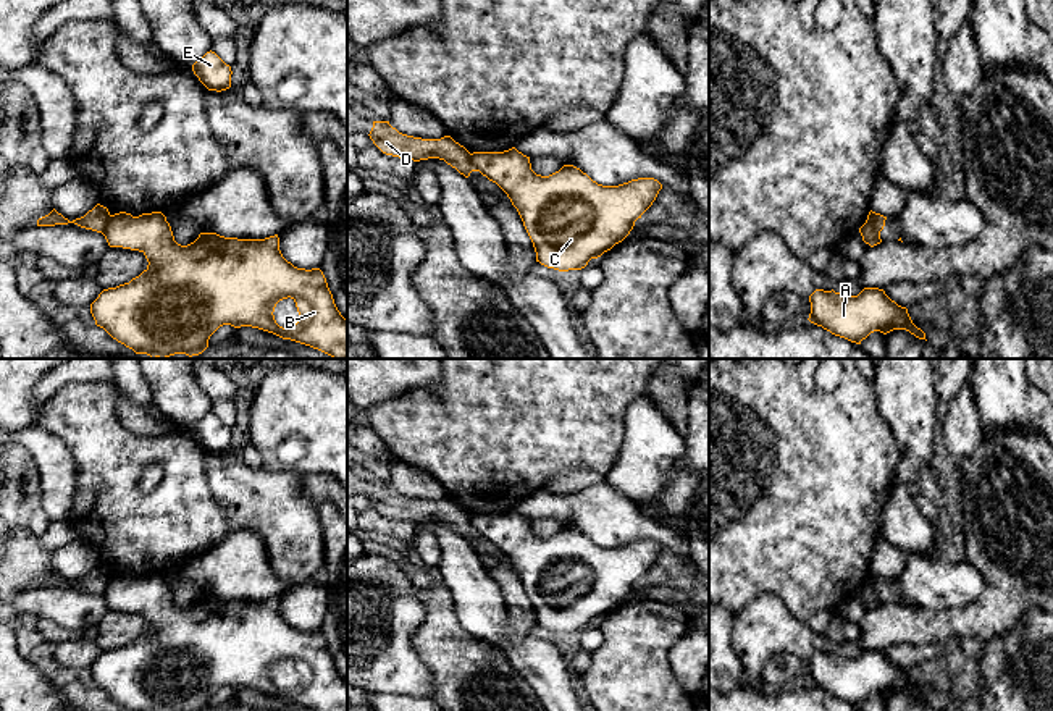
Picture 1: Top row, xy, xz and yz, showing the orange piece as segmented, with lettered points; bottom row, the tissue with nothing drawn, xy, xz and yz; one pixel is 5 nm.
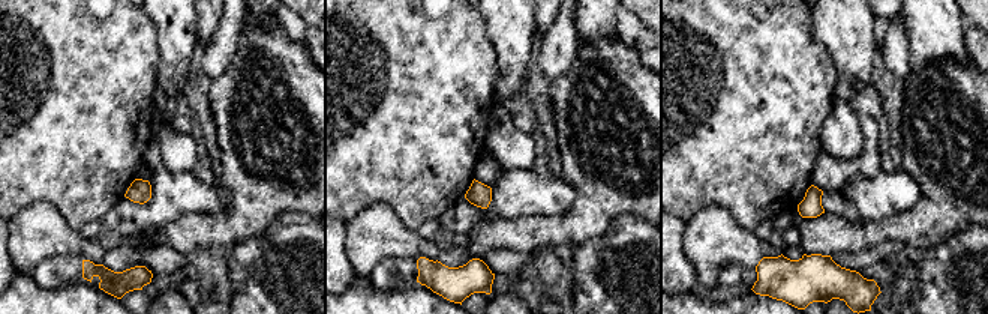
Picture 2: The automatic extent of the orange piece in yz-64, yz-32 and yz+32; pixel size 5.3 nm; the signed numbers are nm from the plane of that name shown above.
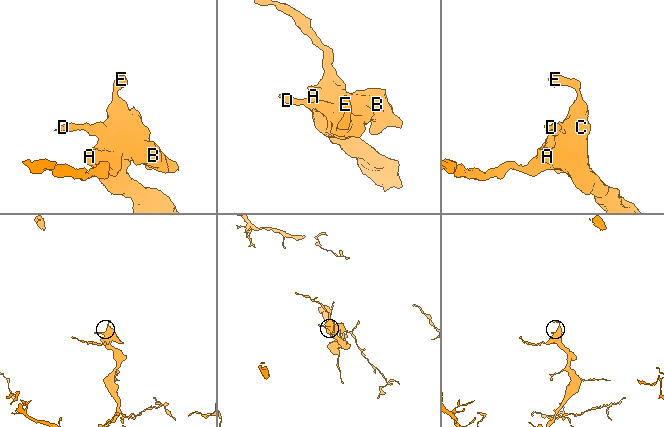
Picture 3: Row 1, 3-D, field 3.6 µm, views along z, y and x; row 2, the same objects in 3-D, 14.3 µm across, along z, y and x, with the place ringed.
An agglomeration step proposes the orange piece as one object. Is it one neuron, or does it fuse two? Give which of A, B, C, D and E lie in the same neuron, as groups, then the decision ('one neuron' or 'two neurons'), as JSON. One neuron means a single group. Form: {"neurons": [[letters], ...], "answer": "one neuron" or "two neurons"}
{"neurons": [["A", "B", "C", "E"], ["D"]], "answer": "two neurons"}

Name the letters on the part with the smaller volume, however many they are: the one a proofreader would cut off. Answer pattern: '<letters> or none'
D

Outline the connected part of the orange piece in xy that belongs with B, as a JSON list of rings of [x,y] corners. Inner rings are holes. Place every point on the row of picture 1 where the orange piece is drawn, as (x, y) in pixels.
[[[120,212],[110,217],[103,236],[110,247],[139,250],[149,262],[139,276],[103,289],[90,304],[95,325],[136,354],[152,359],[199,356],[220,326],[231,325],[258,328],[318,349],[333,359],[347,359],[347,320],[338,310],[323,271],[297,268],[287,262],[279,250],[278,234],[237,239],[200,233],[194,242],[181,246],[162,212],[139,217]],[[287,297],[296,302],[299,320],[294,326],[283,328],[273,312],[276,304]]]

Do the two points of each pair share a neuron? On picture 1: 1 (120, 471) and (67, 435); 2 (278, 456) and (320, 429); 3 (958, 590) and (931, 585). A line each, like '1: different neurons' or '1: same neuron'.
1: same neuron
2: same neuron
3: same neuron

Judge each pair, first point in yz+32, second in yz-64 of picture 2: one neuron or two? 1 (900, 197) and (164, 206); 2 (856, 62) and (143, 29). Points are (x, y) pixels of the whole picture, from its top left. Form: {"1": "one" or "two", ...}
{"1": "one", "2": "two"}

